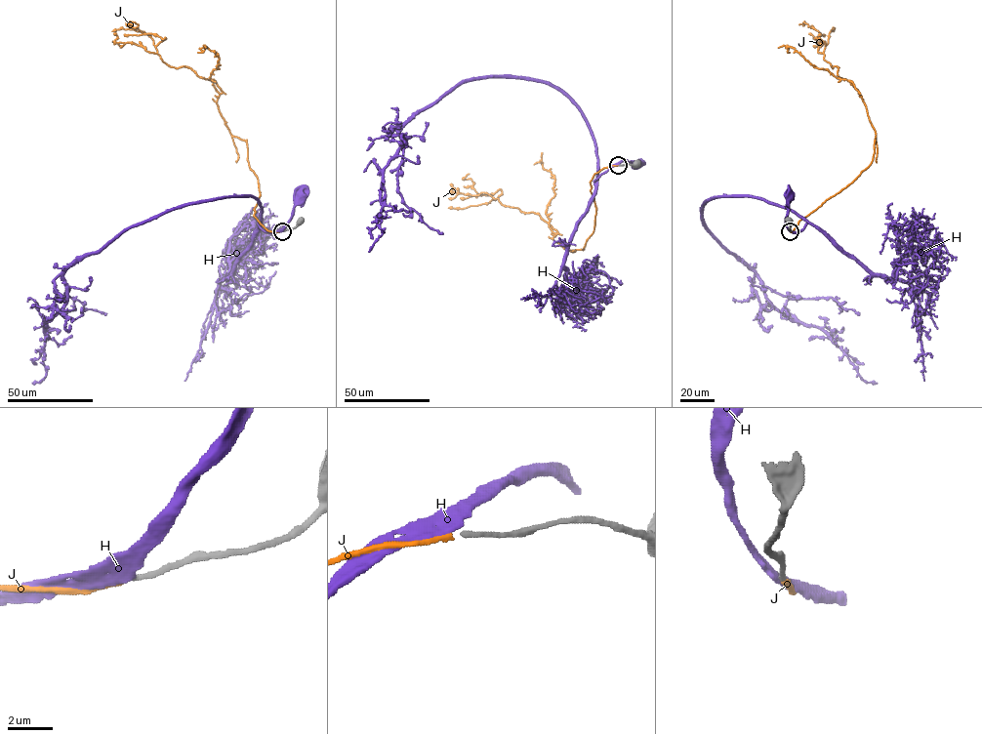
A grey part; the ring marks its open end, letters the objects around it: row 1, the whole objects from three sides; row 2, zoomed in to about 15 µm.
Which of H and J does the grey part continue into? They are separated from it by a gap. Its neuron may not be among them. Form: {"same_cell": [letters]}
{"same_cell": ["J"]}

